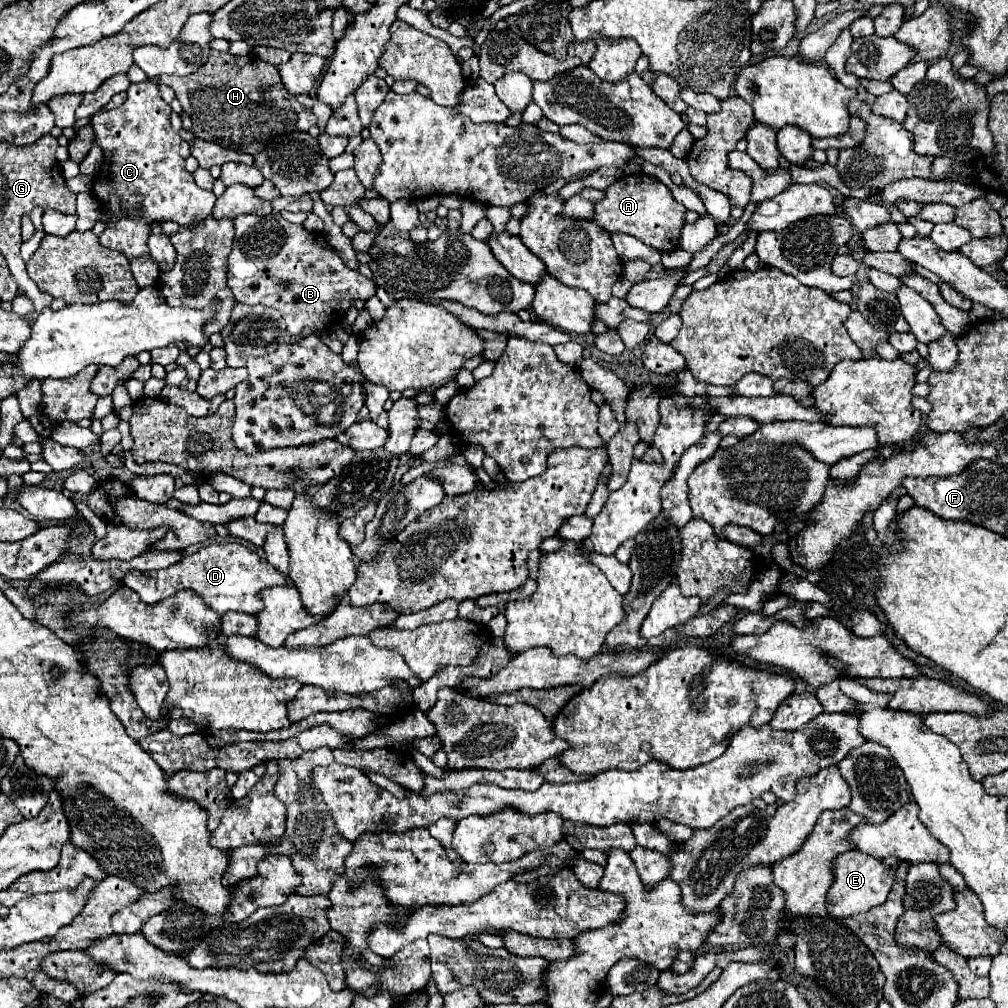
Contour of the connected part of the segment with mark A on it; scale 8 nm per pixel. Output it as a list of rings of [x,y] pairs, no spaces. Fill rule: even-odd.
[[[638,174],[634,178],[624,176],[612,186],[608,186],[604,200],[596,202],[594,206],[592,220],[604,230],[608,230],[610,234],[624,232],[660,252],[670,252],[676,248],[680,240],[682,226],[686,220],[684,216],[686,216],[686,208],[674,200],[672,190],[666,184],[662,184],[654,176]]]

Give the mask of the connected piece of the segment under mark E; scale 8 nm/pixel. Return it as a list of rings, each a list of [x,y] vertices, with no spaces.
[[[848,850],[840,856],[836,856],[832,860],[832,874],[834,874],[834,882],[830,886],[830,890],[826,892],[826,912],[830,918],[844,918],[844,916],[852,916],[852,914],[860,914],[866,912],[882,902],[886,902],[890,888],[894,884],[896,878],[896,870],[898,870],[898,860],[896,858],[870,858],[868,854],[856,852],[856,850]]]

